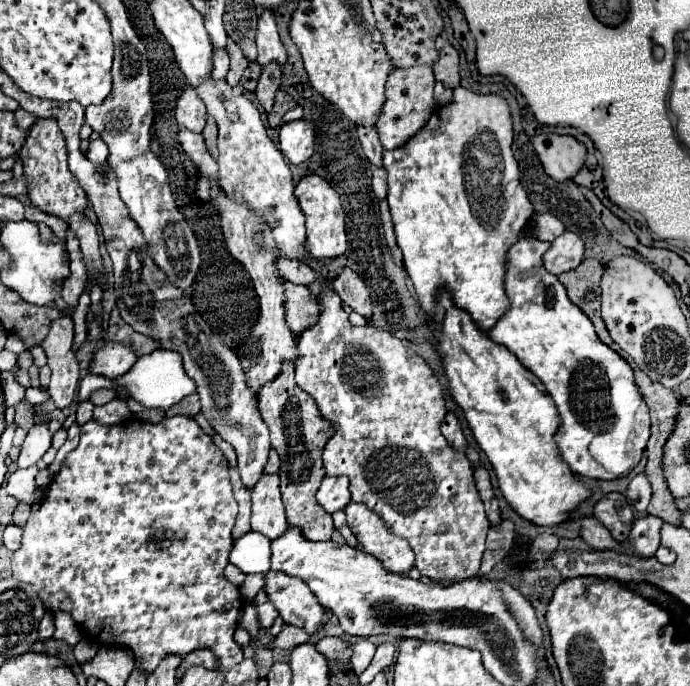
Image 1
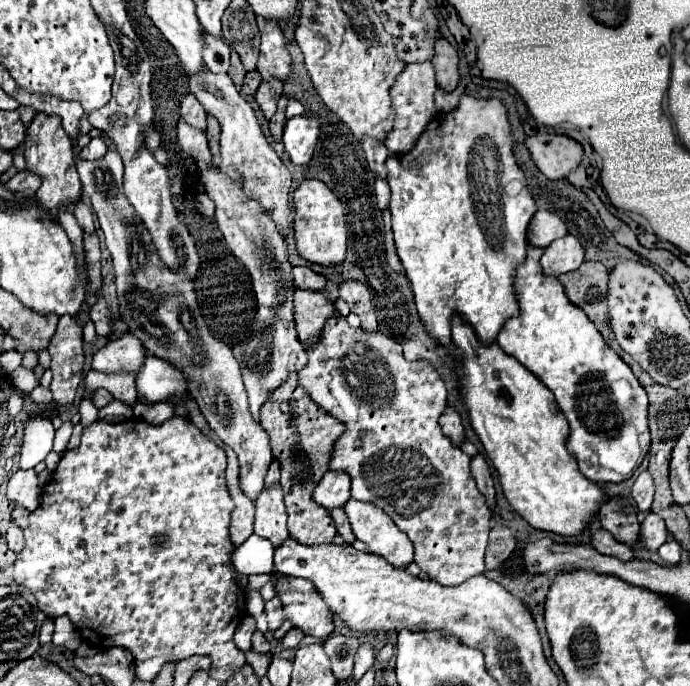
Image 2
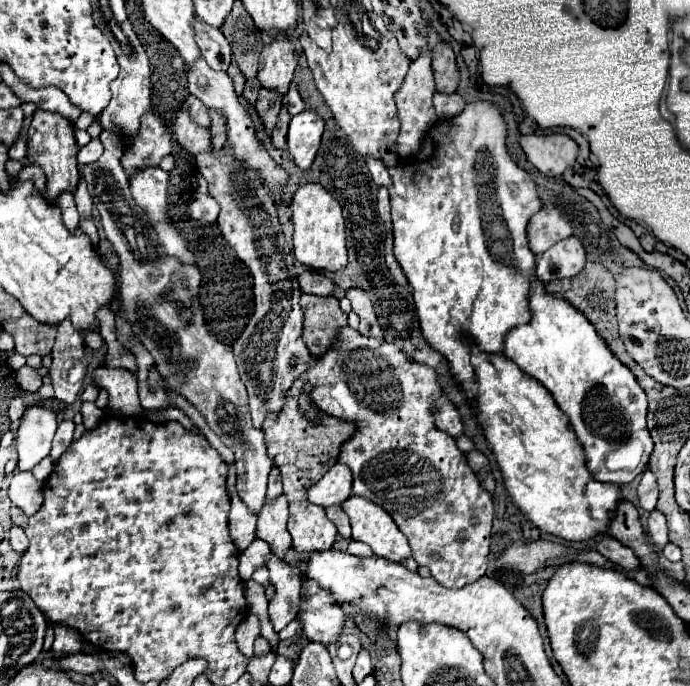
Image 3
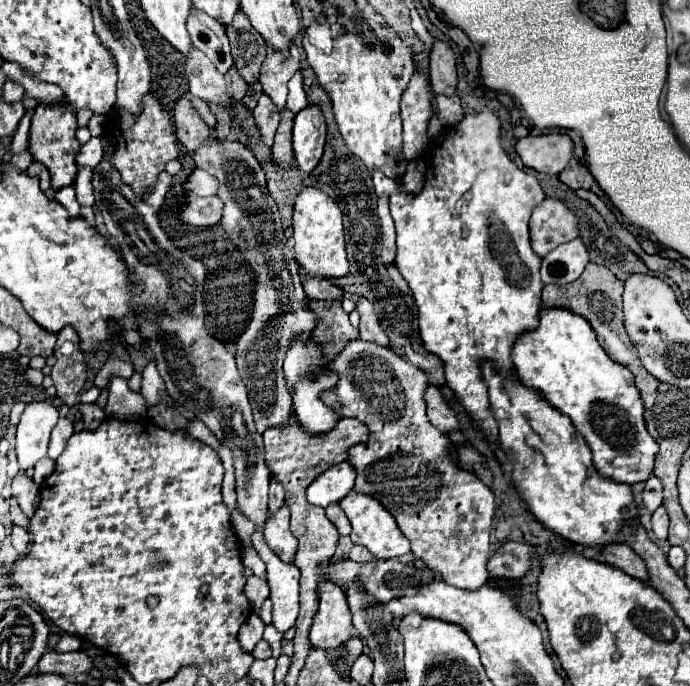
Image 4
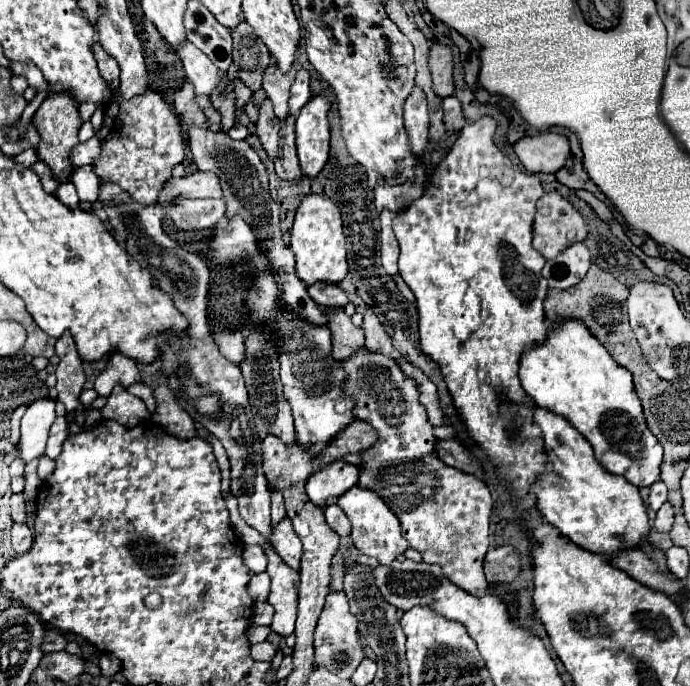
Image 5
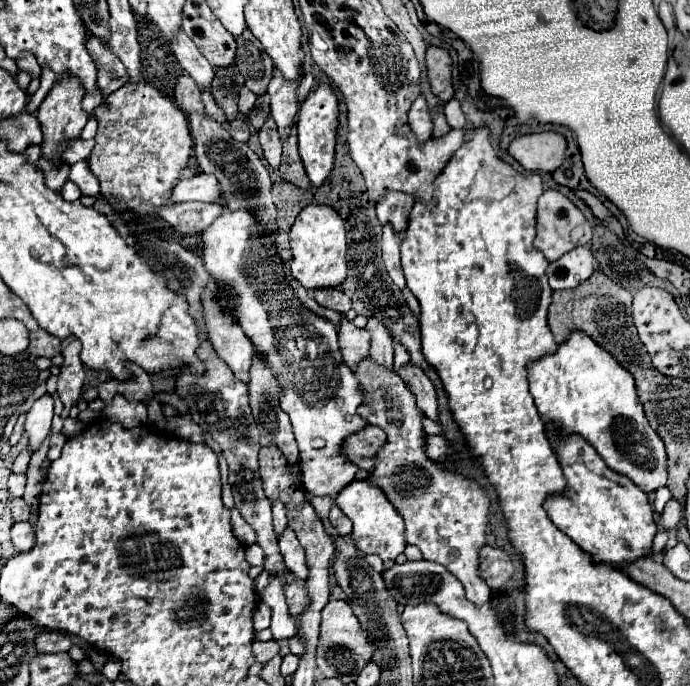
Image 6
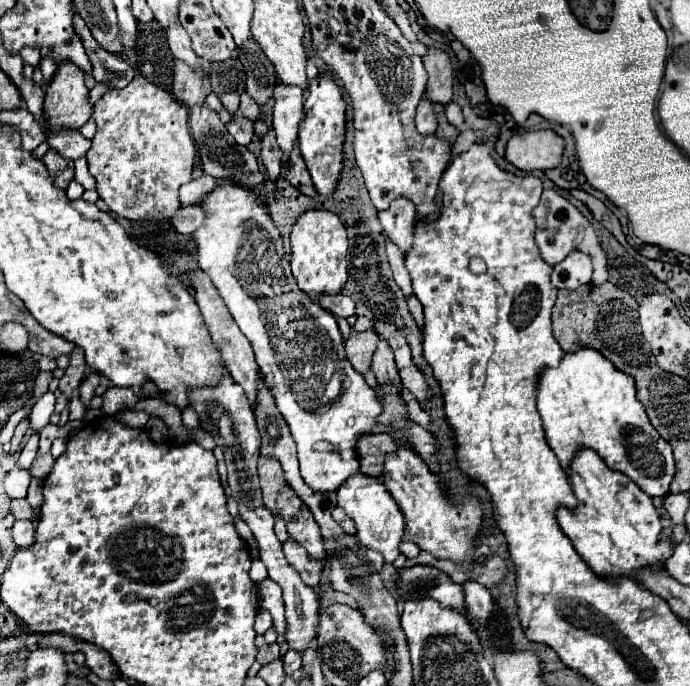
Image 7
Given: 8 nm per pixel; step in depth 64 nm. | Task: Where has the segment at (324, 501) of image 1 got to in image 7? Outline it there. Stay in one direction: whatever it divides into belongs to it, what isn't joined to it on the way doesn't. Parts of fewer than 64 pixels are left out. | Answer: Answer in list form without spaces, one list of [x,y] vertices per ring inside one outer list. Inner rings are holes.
[[[220,180],[214,190],[210,190],[200,202],[202,210],[206,212],[206,220],[200,228],[192,232],[196,242],[196,260],[200,268],[210,276],[212,284],[218,288],[224,304],[228,306],[232,318],[240,326],[242,334],[252,344],[256,354],[258,368],[270,388],[276,408],[284,416],[290,434],[298,448],[300,472],[308,486],[314,490],[338,490],[338,486],[352,474],[360,470],[356,442],[364,434],[378,434],[386,432],[392,434],[390,426],[380,426],[378,416],[382,414],[382,404],[376,392],[366,384],[364,376],[352,368],[344,352],[344,340],[338,330],[338,322],[334,314],[324,310],[316,304],[308,294],[298,288],[296,278],[292,276],[290,262],[286,260],[286,250],[282,242],[282,234],[270,218],[266,202],[258,198],[256,192],[238,186],[232,180]],[[334,376],[342,376],[342,388],[338,398],[332,402],[326,400],[326,388]]]

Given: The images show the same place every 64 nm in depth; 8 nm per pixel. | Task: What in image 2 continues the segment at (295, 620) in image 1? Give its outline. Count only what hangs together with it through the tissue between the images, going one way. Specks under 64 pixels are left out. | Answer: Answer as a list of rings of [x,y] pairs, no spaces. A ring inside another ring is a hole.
[[[274,580],[276,594],[284,602],[284,614],[304,634],[326,640],[334,632],[334,614],[310,580]]]

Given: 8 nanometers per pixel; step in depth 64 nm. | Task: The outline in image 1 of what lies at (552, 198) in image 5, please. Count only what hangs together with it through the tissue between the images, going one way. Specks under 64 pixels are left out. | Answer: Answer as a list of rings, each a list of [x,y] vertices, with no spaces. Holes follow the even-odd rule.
[[[534,214],[532,216],[532,236],[544,242],[552,242],[564,232],[564,224],[552,214]]]

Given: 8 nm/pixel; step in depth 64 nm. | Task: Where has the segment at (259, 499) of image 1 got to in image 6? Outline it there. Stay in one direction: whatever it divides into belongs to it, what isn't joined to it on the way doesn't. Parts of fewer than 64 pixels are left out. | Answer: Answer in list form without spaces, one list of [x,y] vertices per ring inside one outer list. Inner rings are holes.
[[[286,528],[284,534],[280,536],[278,544],[280,544],[280,552],[284,556],[284,562],[292,570],[292,574],[300,580],[306,580],[308,578],[308,564],[306,564],[304,550],[302,550],[296,534],[290,528]]]

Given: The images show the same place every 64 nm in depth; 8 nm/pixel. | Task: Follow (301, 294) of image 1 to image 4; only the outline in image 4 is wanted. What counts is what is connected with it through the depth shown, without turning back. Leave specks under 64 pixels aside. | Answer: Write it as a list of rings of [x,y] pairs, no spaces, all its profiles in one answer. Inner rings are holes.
[[[310,300],[310,308],[318,314],[318,326],[312,336],[322,342],[326,360],[334,360],[350,340],[358,338],[358,328],[354,328],[348,320],[348,314],[342,310],[340,302],[314,302]]]

